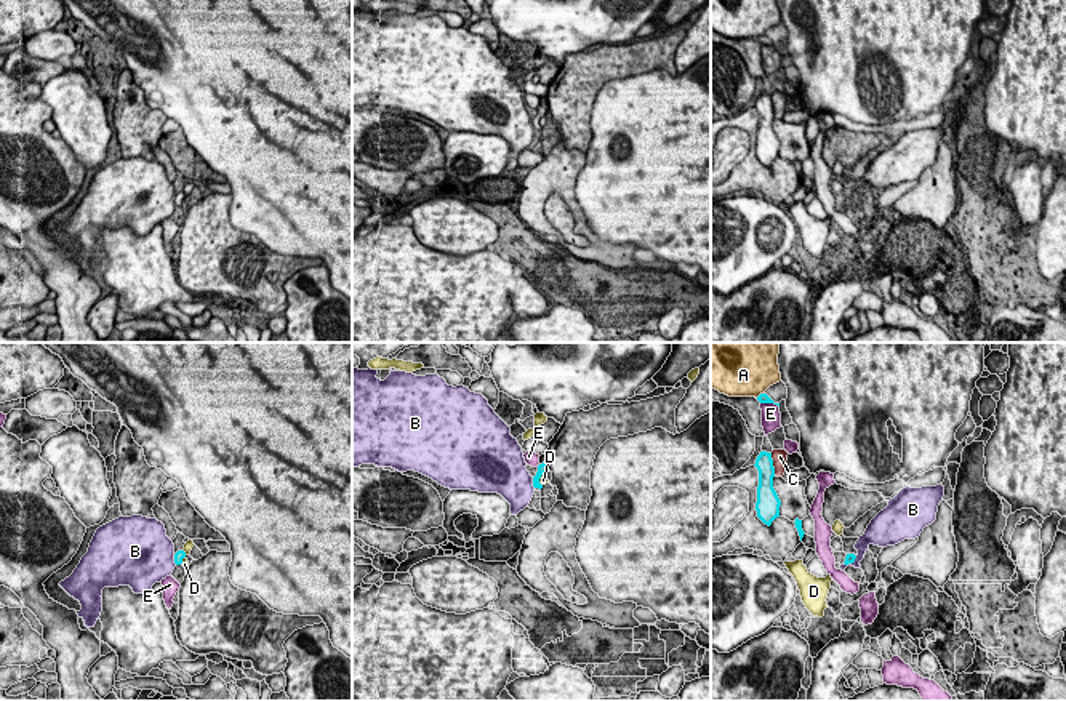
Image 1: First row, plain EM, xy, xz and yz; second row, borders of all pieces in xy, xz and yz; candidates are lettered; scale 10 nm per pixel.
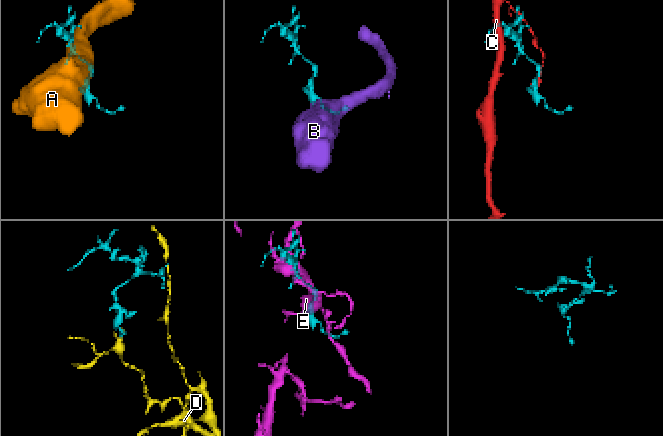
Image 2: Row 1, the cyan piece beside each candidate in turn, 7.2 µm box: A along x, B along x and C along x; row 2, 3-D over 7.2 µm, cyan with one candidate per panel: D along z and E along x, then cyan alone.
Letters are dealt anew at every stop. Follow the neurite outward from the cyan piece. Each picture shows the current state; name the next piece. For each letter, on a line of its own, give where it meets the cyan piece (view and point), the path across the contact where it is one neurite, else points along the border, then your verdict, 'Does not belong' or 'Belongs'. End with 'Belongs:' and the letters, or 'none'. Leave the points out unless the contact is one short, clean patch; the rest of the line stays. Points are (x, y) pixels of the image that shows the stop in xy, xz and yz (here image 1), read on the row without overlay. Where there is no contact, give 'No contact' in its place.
A: Touches cyan at yz (761, 36). Does not belong
B: Touches cyan at xz (533, 124). Boundary: xz (532, 119), (535, 128). Does not belong
C: Touches cyan at yz (772, 106). Does not belong
D: Touches cyan at xy (183, 199). Boundary: xy (183, 191), (184, 197), (180, 205). Does not belong
E: Touches cyan at yz (770, 44). Does not belong
Belongs: none

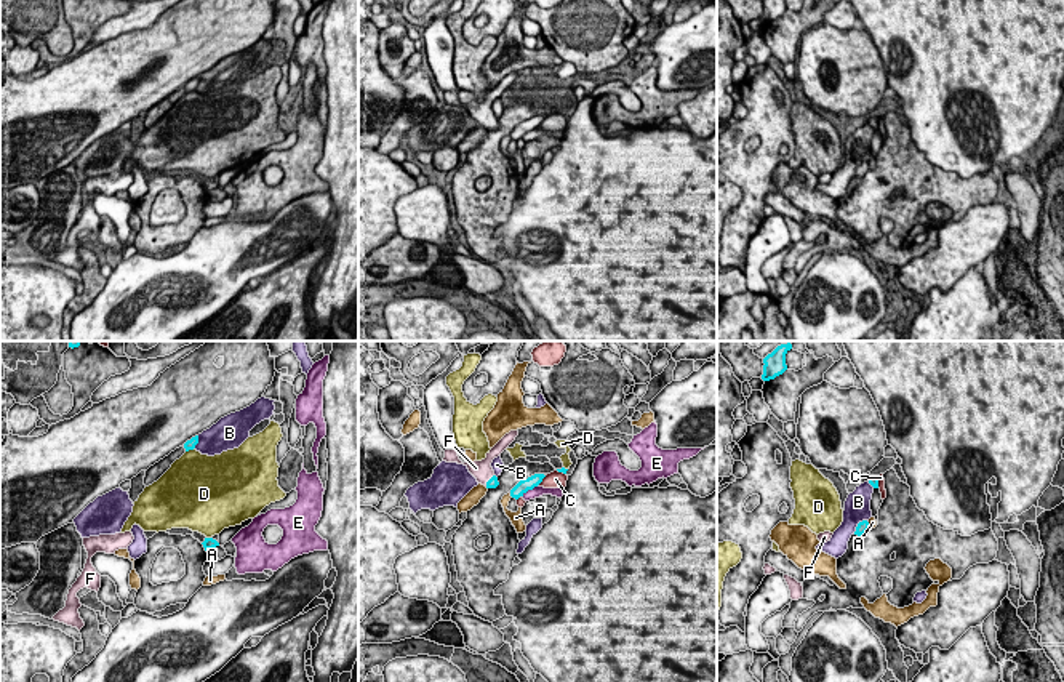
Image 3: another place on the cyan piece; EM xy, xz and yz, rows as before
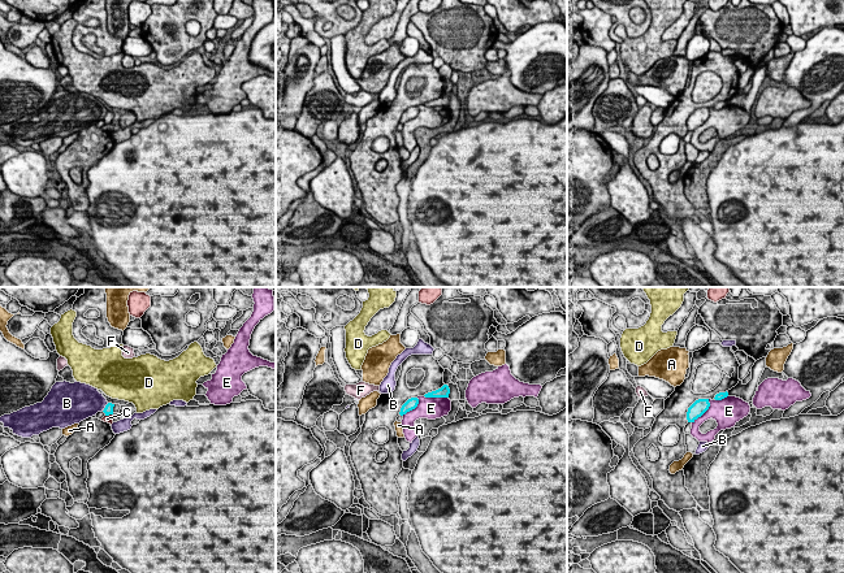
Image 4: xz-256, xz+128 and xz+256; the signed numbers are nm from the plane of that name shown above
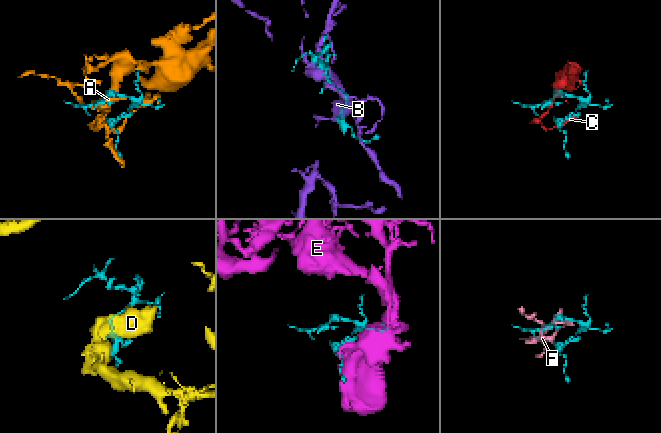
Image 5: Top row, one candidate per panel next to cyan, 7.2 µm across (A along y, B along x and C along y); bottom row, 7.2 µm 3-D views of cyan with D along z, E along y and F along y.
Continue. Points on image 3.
A: Touches cyan at xz (511, 136). Does not belong
B: Touches cyan at yz (858, 167). Does not belong
C: Touches cyan at xz (541, 122). Does not belong
D: Touches cyan at xy (189, 90). Does not belong
E: Touches cyan at xz (530, 130). Does not belong
F: Touches cyan at xz (488, 122). Path across: xz (493, 124), (488, 122), (482, 112). Belongs
Belongs: F

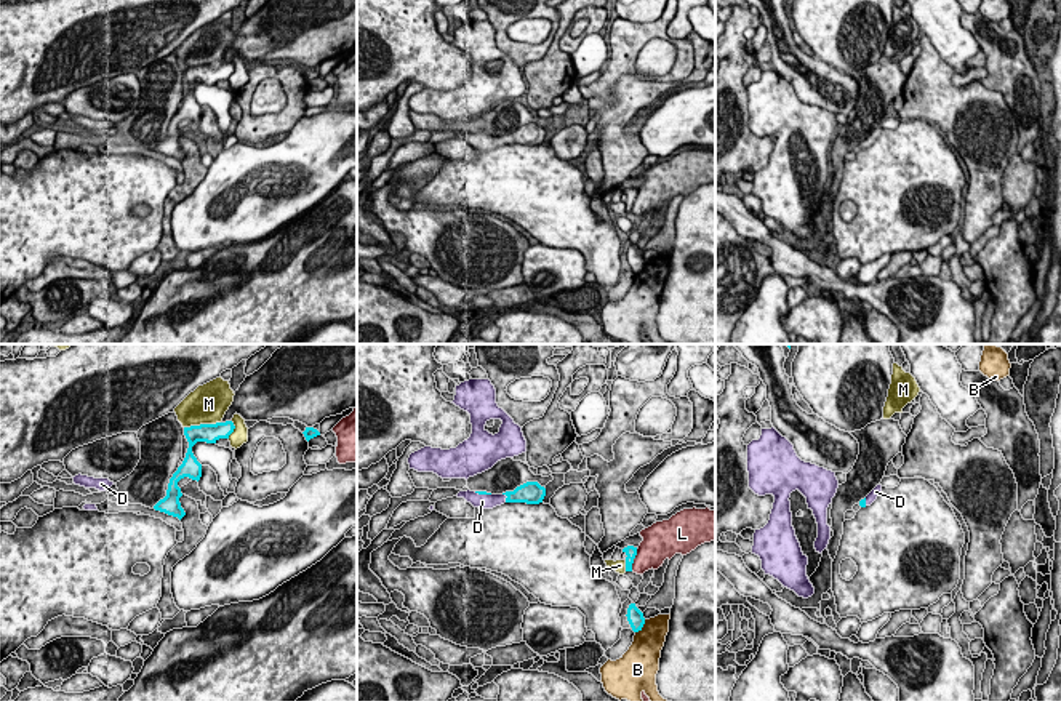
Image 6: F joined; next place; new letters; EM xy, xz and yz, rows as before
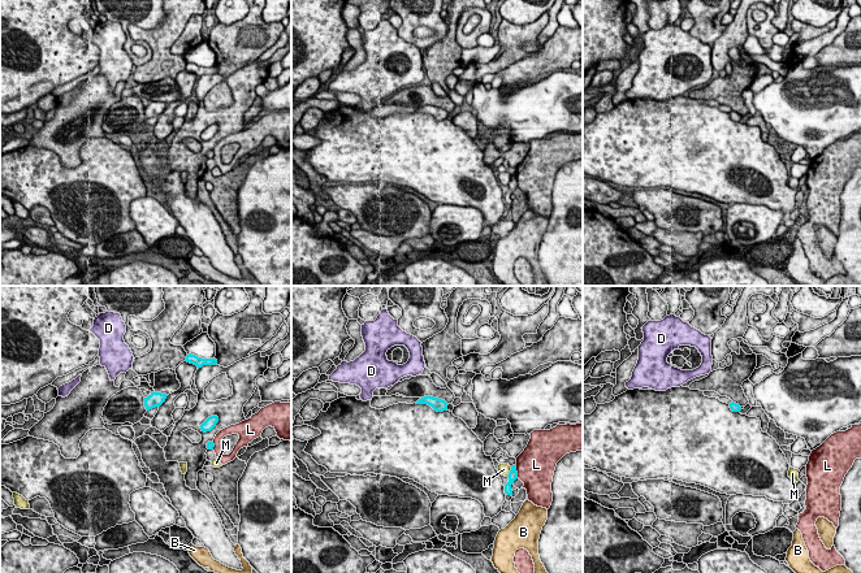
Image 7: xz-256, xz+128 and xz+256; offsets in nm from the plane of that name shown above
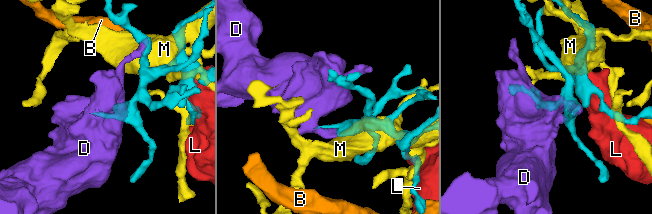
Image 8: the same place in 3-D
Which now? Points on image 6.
B: Touches cyan at xz (642, 268). Boundary: xz (645, 261), (636, 274). Does not belong
D: Touches cyan at xz (506, 140). Path across: xz (530, 133), (506, 140), (482, 143). Belongs
L: Touches cyan at xz (632, 202). Does not belong
M: Touches cyan at xy (202, 66). Does not belong
Belongs: D

